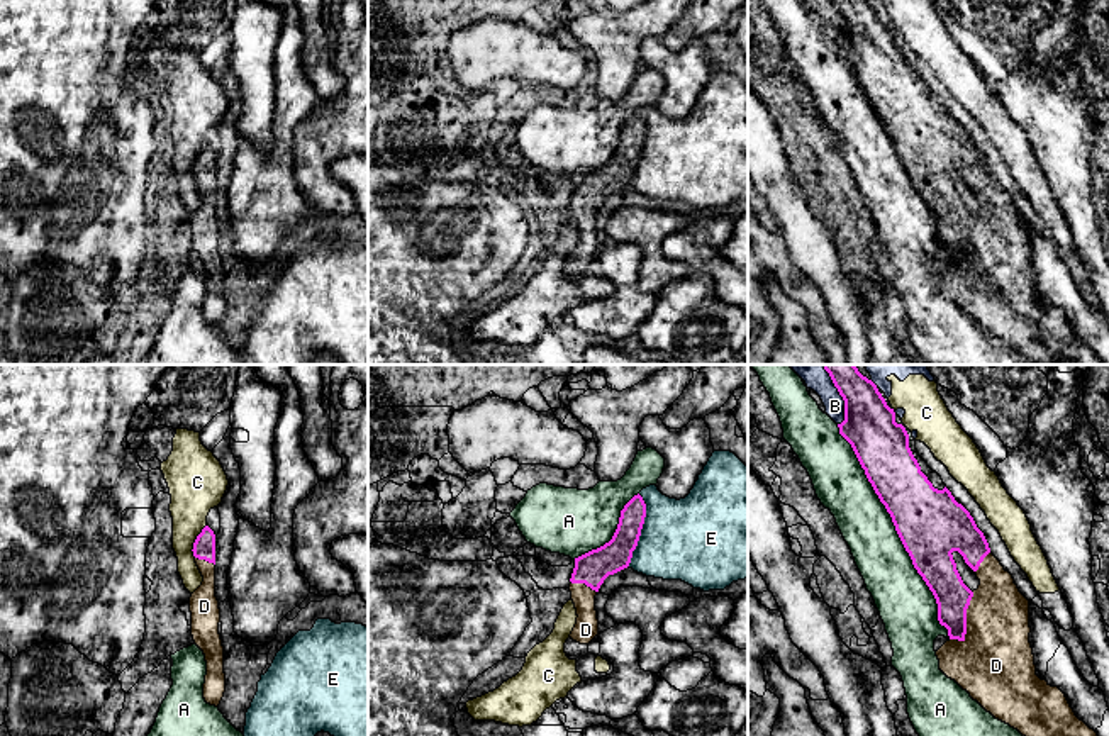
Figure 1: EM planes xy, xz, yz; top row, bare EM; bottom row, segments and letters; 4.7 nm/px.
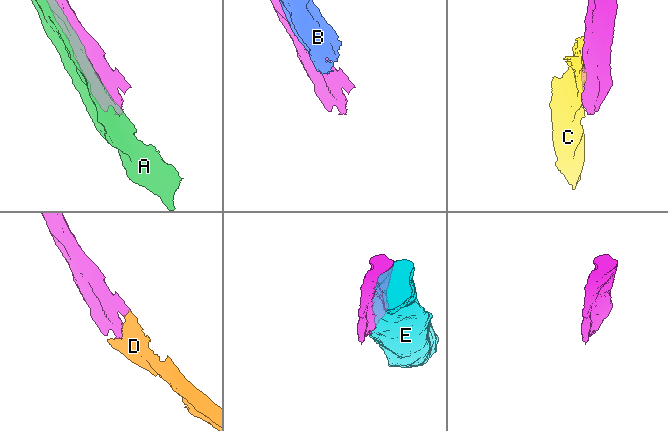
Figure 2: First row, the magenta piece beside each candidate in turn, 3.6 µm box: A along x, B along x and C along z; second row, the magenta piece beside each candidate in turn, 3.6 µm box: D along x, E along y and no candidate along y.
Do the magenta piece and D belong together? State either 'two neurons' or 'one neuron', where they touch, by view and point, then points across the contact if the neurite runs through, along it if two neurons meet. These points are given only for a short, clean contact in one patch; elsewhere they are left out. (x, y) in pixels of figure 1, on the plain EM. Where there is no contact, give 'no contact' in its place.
one neuron; meets magenta in yz at (965, 243)

